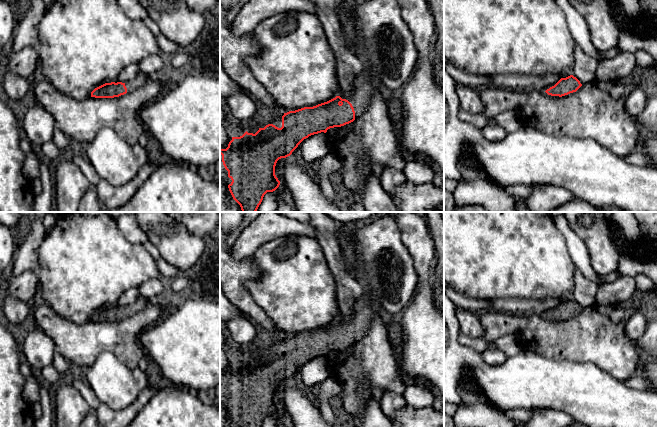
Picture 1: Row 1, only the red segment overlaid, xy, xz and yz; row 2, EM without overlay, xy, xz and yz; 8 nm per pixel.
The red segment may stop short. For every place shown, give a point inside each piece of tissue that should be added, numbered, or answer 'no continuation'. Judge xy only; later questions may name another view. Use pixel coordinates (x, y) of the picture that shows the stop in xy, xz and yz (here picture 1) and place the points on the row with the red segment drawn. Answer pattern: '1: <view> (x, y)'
1: xy (141, 79)

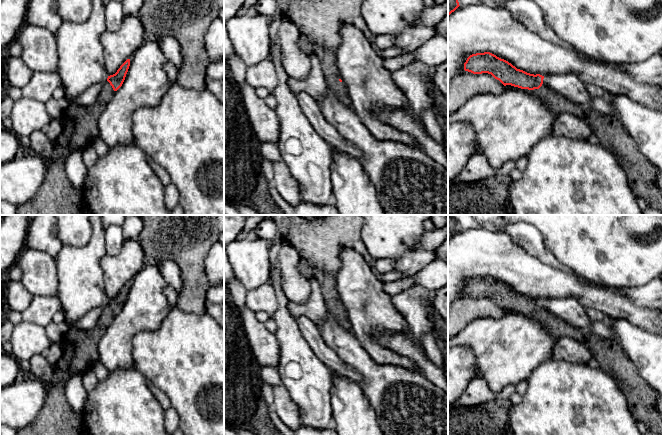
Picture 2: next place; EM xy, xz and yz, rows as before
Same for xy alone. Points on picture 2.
1: xy (57, 196)

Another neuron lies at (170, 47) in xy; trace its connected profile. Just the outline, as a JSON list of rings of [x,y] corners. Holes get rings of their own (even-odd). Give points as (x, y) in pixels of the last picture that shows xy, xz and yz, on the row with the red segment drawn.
[[[169,36],[153,39],[159,44],[165,57],[179,68],[182,63],[182,53],[179,42],[175,38]]]

